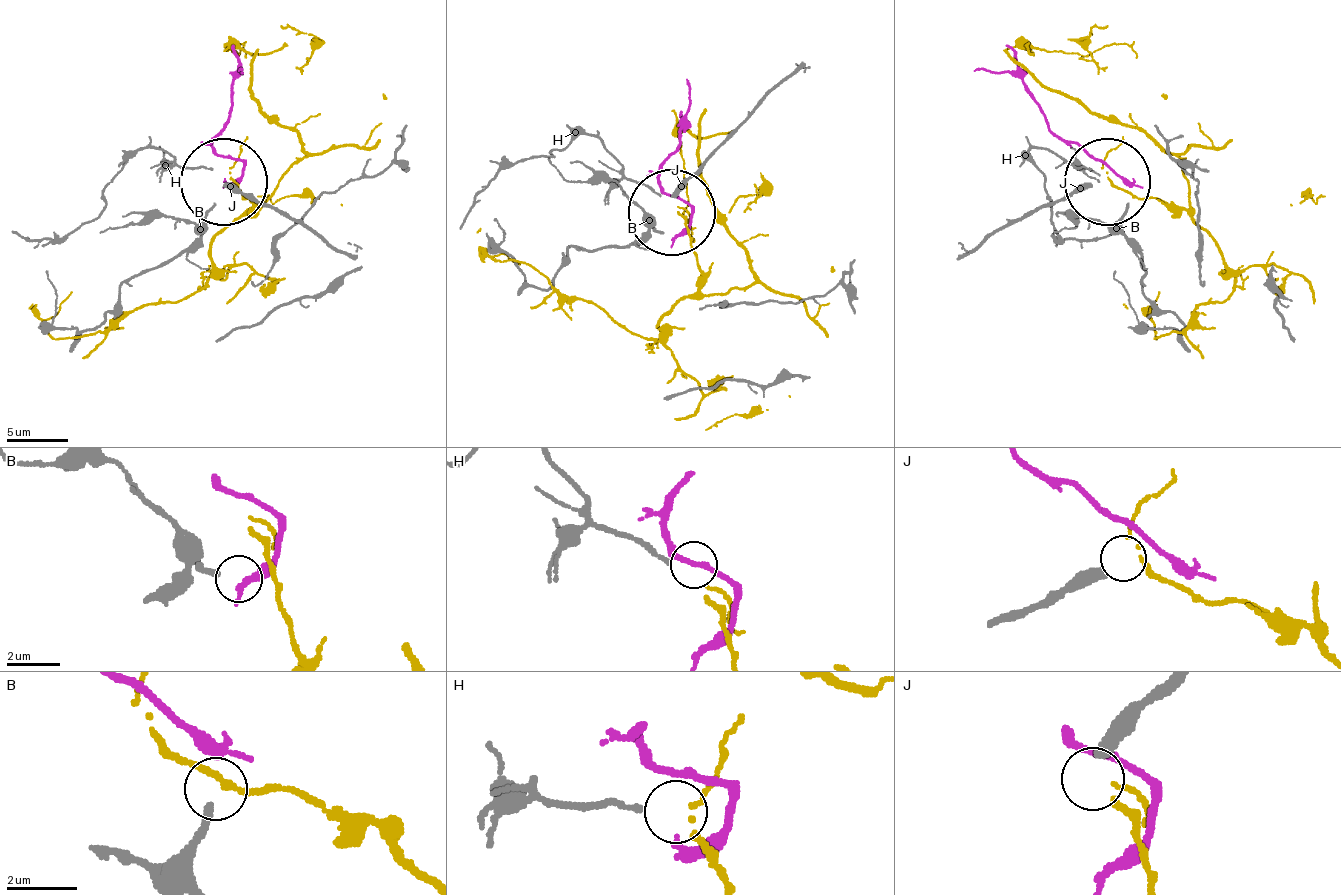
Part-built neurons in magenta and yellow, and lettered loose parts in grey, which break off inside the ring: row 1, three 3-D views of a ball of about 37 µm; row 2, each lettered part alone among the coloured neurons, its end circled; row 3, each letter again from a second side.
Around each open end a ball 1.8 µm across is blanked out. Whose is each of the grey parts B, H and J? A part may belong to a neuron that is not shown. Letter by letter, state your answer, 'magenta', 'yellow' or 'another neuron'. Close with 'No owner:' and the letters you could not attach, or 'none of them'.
B: magenta
H: yellow
J: another neuron
No owner: J

